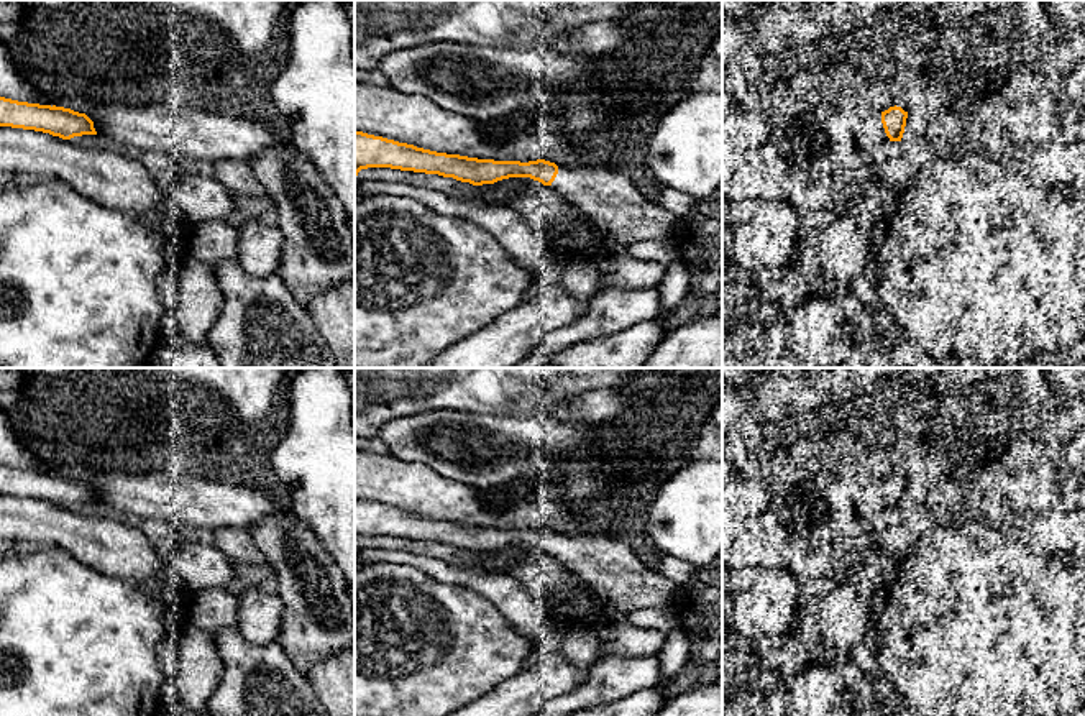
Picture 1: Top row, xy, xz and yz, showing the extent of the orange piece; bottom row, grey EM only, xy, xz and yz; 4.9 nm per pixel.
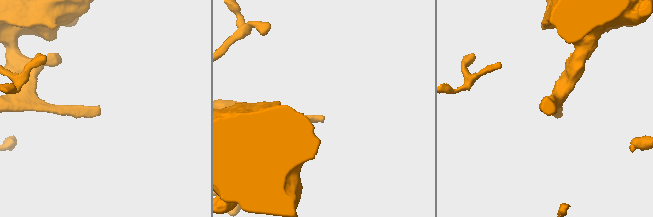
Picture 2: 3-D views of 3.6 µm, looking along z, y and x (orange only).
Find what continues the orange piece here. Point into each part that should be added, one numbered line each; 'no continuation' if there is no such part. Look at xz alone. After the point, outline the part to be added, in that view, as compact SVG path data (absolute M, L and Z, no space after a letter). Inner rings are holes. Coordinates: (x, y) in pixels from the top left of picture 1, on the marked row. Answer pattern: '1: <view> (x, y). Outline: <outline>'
1: xz (609, 197). Outline: M558 166L552 186L601 230L622 245L668 241L676 217L647 200L625 174L606 168Z

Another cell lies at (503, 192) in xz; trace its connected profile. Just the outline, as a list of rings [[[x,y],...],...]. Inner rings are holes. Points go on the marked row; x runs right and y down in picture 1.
[[[509,177],[479,186],[479,194],[486,204],[509,205],[517,195],[542,186],[542,182],[530,177]]]

